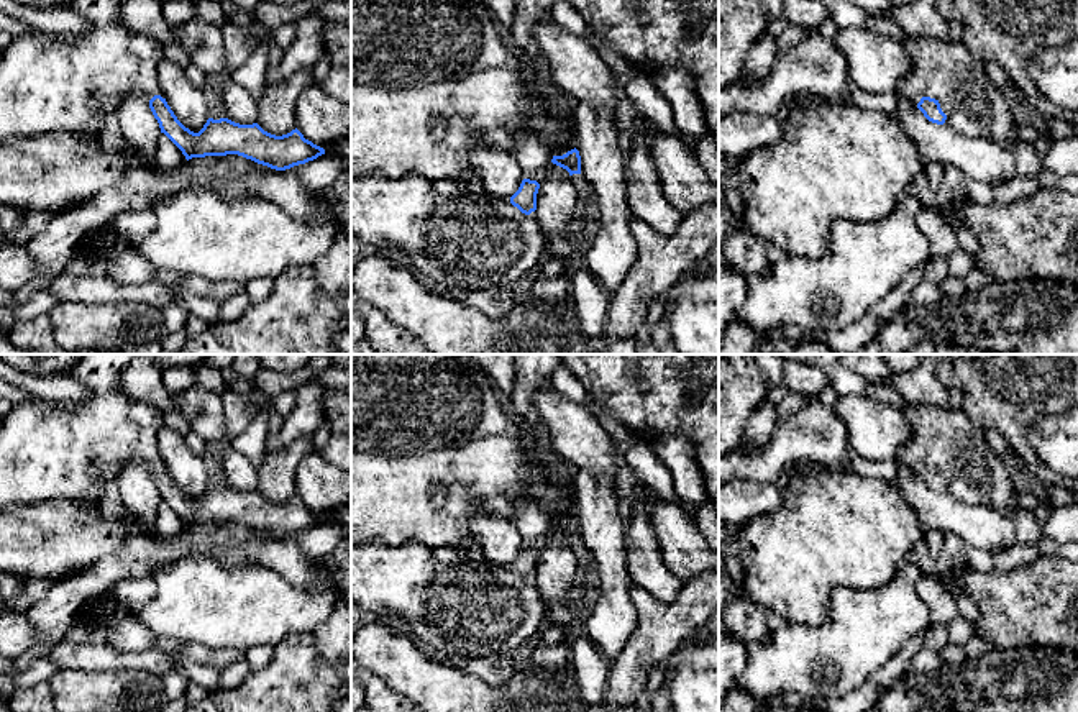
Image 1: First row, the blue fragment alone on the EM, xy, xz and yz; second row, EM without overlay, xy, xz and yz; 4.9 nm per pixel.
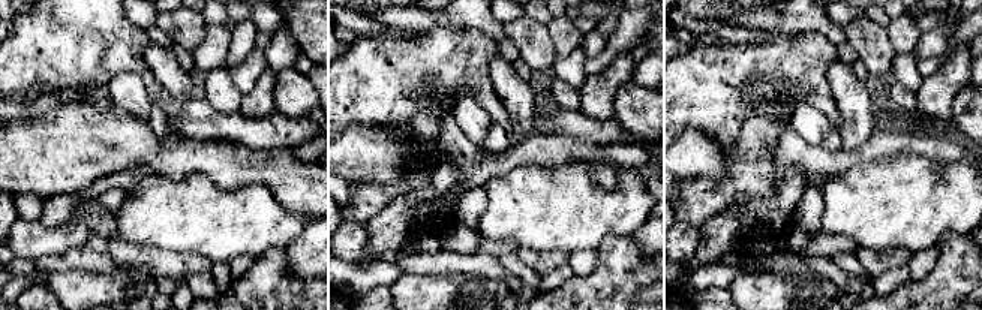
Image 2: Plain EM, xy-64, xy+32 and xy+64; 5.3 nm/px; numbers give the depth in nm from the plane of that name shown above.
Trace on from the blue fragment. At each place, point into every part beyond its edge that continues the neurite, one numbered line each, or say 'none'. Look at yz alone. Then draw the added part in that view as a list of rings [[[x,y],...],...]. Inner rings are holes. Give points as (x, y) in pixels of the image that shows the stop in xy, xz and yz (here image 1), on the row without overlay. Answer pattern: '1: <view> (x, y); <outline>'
1: yz (947, 438); [[[907,405],[902,413],[912,436],[899,456],[912,472],[922,464],[935,466],[947,482],[943,492],[965,504],[998,510],[1019,505],[1024,486],[1016,466],[989,448],[984,430],[963,410]]]

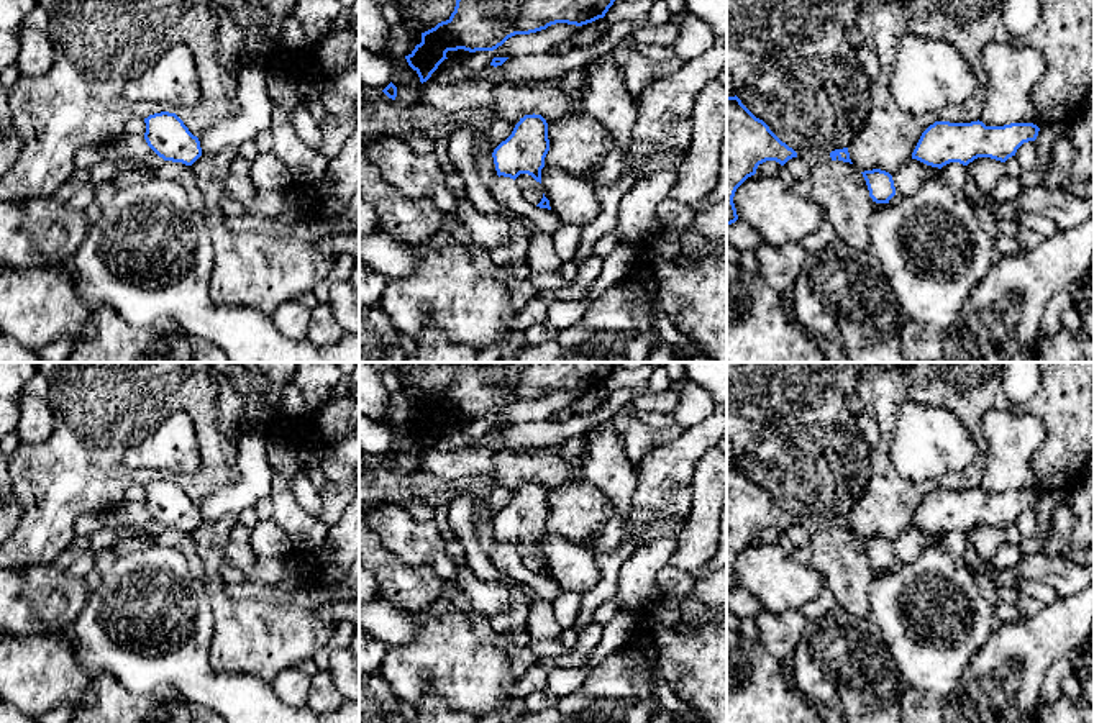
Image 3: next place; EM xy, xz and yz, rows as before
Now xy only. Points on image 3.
none

